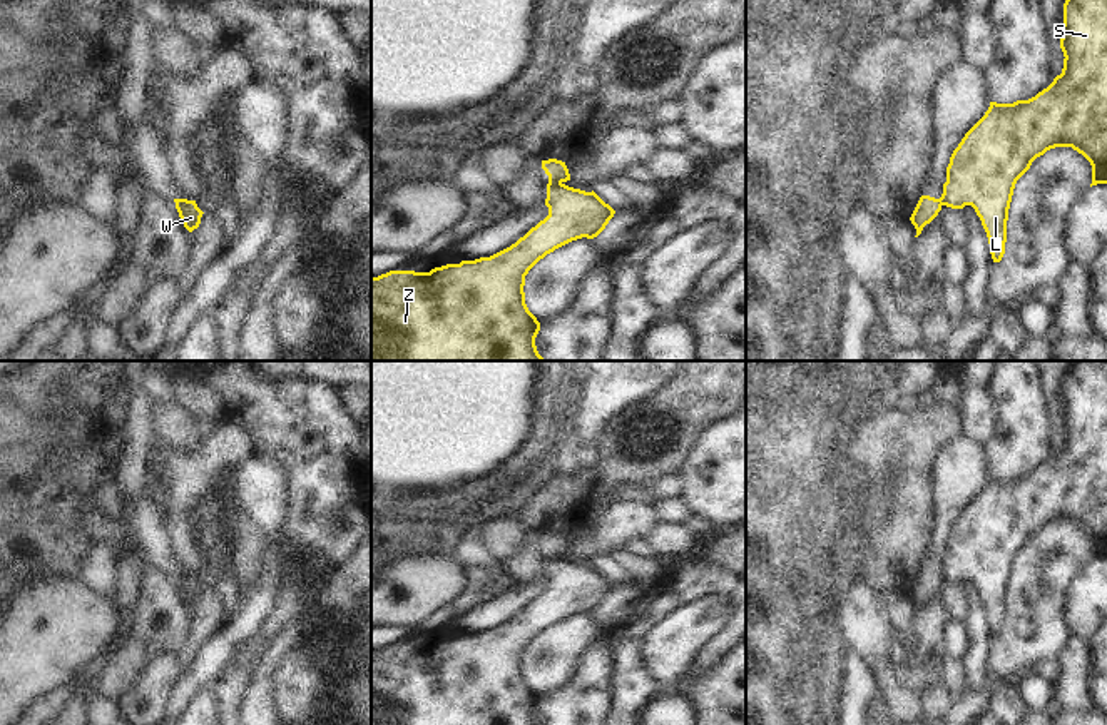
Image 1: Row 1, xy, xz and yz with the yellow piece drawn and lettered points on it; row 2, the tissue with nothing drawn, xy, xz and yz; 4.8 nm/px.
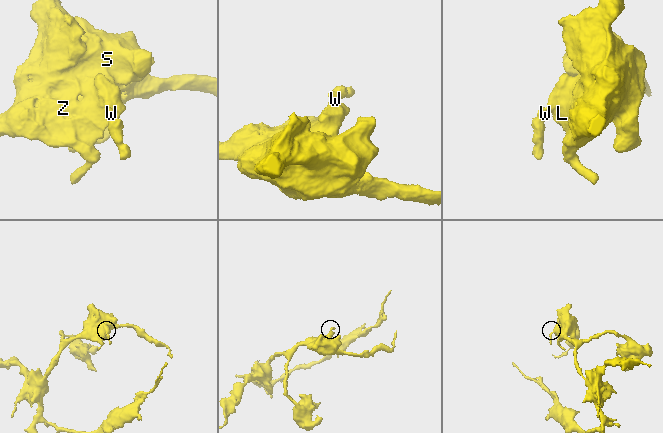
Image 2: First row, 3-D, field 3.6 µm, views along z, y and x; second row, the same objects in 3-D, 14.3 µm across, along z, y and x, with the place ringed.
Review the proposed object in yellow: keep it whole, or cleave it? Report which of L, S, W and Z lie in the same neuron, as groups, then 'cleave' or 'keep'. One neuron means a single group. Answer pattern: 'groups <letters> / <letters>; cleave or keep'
groups L S Z / W; cleave

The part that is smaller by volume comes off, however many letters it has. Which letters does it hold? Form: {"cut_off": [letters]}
{"cut_off": ["W"]}

